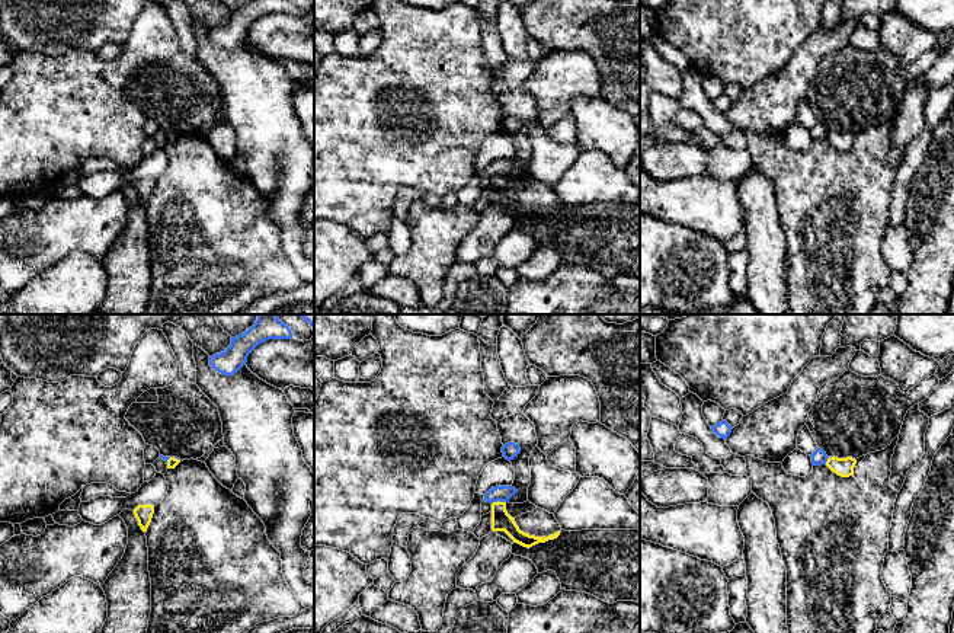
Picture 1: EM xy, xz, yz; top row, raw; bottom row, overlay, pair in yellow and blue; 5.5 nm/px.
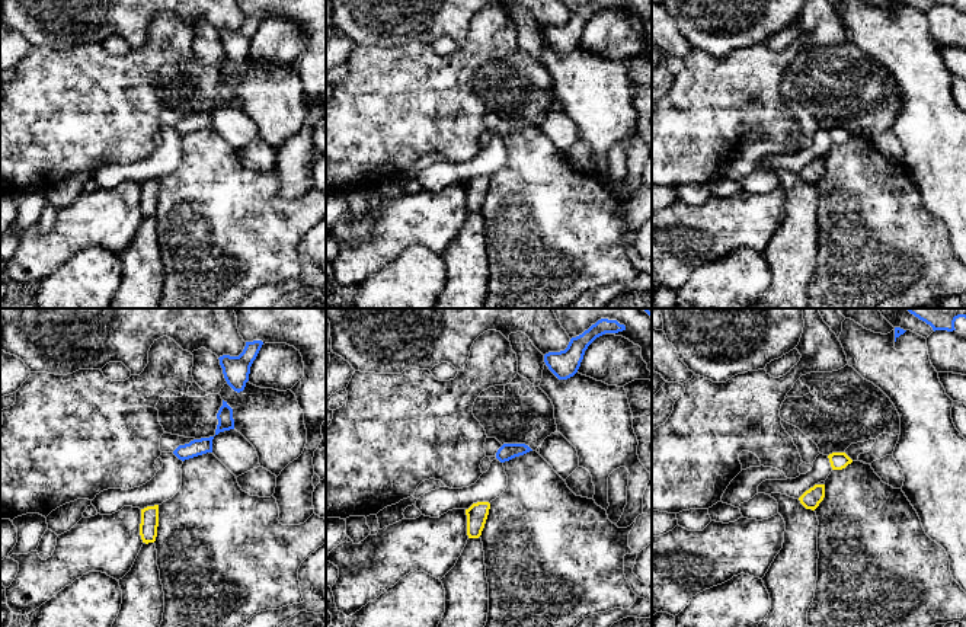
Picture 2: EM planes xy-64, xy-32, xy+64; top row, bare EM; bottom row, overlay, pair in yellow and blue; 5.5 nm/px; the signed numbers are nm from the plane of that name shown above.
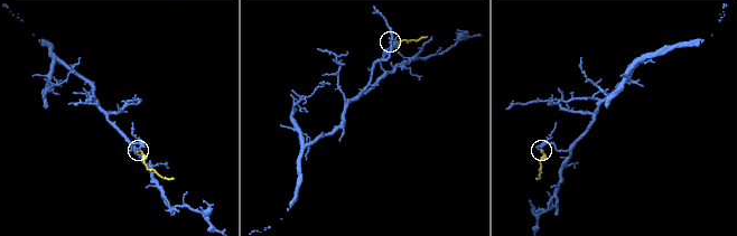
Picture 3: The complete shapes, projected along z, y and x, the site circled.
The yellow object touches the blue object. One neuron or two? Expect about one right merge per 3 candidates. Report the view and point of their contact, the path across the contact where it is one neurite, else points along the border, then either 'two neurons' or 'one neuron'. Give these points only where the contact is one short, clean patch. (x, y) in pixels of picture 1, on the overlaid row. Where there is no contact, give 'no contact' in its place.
xz (498, 501) | along xz (505, 501), (495, 501), (492, 504) | two neurons

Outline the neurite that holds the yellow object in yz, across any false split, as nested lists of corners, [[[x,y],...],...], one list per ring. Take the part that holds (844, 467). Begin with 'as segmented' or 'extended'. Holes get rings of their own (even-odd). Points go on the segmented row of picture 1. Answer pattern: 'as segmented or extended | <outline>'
as segmented | [[[829,457],[826,461],[826,466],[842,477],[854,476],[854,467],[857,464],[857,460],[852,457],[846,458],[838,458],[838,457]]]

